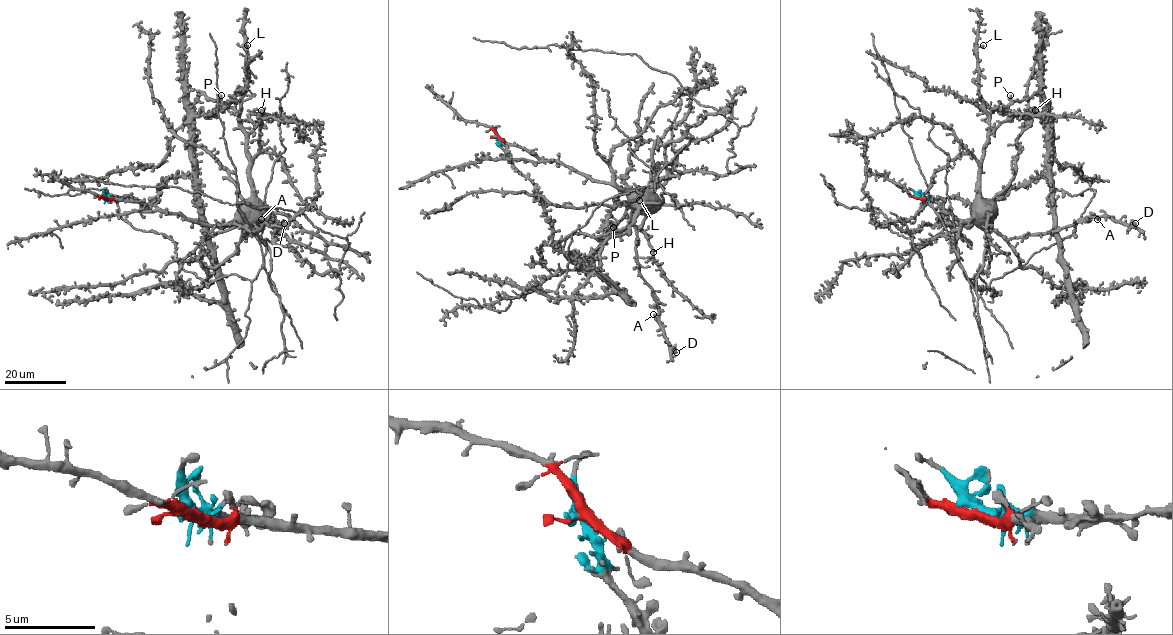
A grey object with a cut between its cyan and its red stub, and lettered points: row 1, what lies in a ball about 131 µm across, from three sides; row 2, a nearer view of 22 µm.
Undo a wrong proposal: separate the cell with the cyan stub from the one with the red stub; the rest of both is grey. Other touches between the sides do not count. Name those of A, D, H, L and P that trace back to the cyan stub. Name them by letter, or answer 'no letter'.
no letter

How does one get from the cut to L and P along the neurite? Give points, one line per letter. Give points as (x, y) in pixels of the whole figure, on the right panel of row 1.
L: (918, 198), (940, 203), (964, 225), (975, 217), (989, 119), (979, 93), (977, 47), (983, 45)
P: (918, 198), (940, 203), (958, 221), (970, 223), (975, 217), (989, 113), (1004, 108), (1011, 101), (1010, 95)

